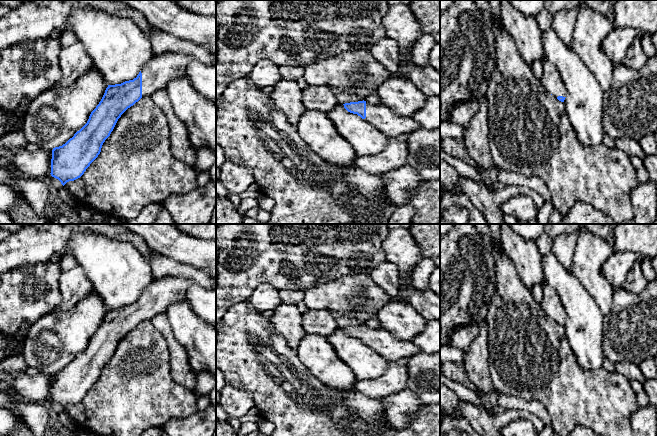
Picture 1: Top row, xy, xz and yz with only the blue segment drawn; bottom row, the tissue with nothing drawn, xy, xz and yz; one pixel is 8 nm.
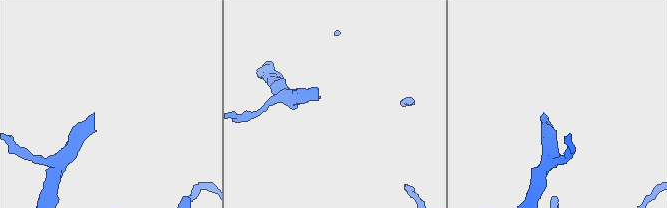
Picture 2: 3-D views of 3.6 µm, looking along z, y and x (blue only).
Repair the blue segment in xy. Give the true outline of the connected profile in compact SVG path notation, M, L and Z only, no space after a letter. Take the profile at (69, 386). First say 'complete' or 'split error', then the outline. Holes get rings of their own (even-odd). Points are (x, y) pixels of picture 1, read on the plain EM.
split error | M178 276L154 280L133 304L108 309L87 347L65 368L52 374L51 400L64 410L80 402L98 381L121 339L142 321L150 321L178 301L186 300L190 281Z

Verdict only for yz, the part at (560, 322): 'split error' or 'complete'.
split error

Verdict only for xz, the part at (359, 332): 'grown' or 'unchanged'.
grown

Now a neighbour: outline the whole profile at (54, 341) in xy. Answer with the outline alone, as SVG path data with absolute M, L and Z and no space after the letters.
M91 291L72 309L44 315L30 327L27 333L21 352L26 363L36 365L44 372L62 370L87 347L107 311L108 307L103 299L96 292Z

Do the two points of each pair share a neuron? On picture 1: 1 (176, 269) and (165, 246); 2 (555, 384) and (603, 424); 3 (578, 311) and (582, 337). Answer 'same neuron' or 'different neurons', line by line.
1: different neurons
2: same neuron
3: same neuron

